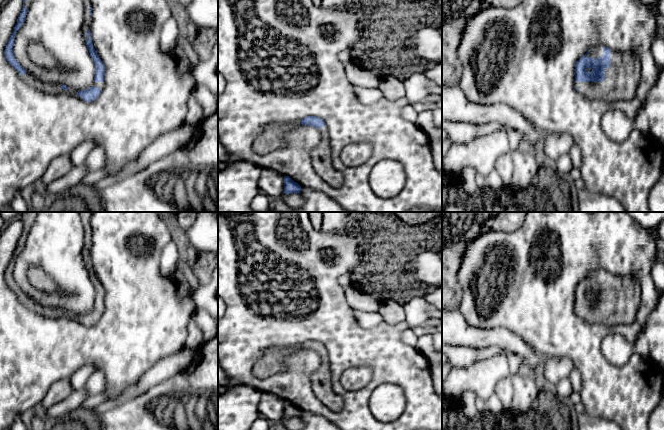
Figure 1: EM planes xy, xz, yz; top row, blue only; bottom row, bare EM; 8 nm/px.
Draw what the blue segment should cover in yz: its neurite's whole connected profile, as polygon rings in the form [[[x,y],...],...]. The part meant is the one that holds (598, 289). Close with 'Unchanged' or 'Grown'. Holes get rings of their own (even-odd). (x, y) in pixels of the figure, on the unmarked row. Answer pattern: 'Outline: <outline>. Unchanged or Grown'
Outline: [[[598,269],[576,286],[574,295],[574,311],[581,319],[616,326],[635,321],[641,288],[632,276],[612,275]]]. Grown

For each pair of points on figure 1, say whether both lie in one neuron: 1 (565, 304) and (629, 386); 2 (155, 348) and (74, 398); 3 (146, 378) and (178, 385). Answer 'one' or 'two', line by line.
1: one
2: two
3: two

